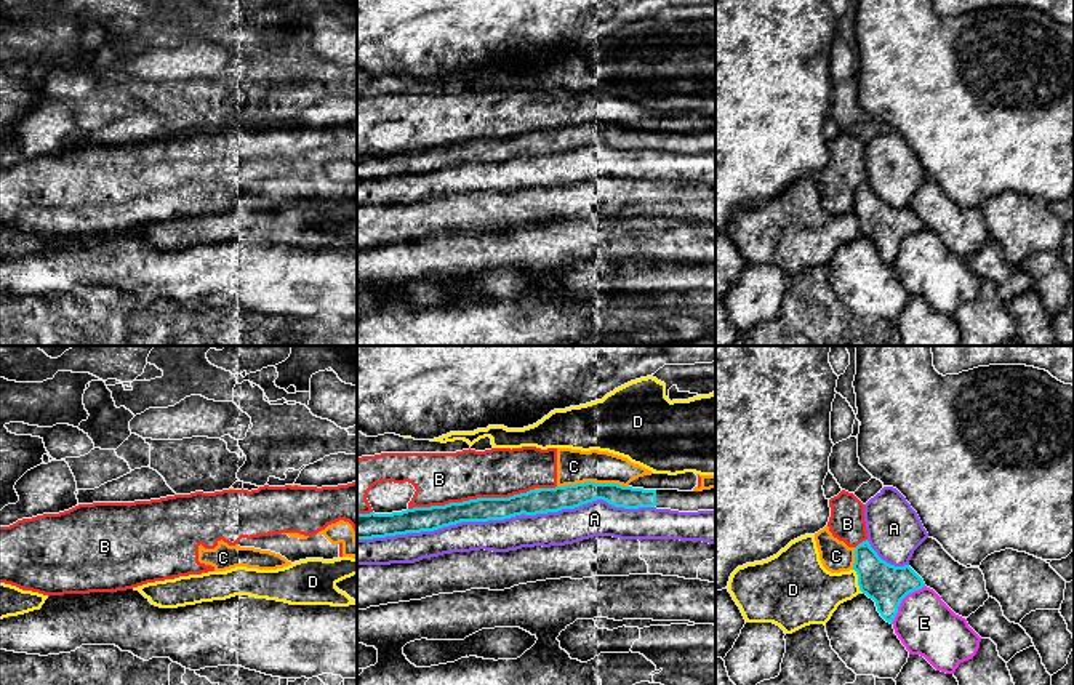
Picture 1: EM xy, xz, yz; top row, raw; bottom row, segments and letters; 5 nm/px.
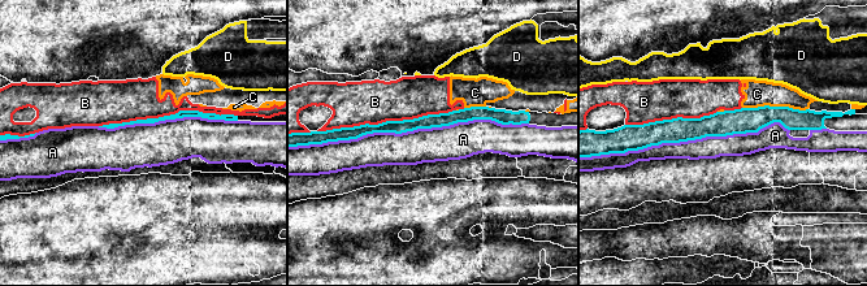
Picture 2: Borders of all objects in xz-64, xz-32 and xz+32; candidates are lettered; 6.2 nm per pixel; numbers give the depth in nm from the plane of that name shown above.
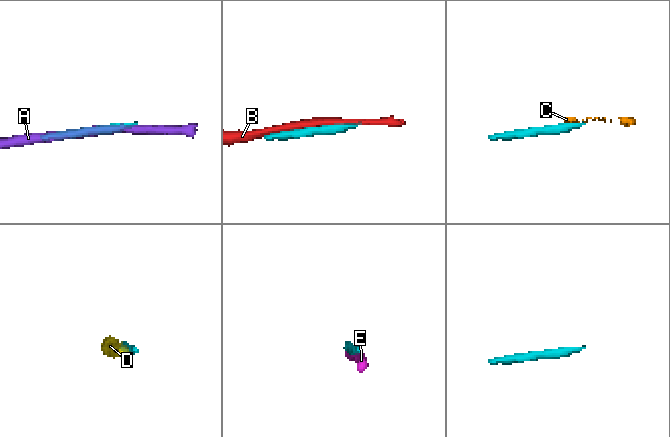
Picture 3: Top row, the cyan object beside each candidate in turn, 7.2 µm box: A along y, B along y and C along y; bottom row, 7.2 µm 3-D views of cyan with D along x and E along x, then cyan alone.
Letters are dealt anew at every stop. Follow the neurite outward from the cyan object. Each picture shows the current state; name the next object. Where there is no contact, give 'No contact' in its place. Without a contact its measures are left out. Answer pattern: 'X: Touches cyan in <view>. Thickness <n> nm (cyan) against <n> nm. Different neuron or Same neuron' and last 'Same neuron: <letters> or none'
A: Touches cyan in xz. Thickness 130 nm (cyan) against 170 nm. Different neuron
B: Touches cyan in xz. Thickness 130 nm (cyan) against 260 nm. Different neuron
C: Touches cyan in xz. Thickness 130 nm (cyan) against 180 nm. Different neuron
D: Touches cyan in yz. Thickness 200 nm (cyan) against 280 nm. Different neuron
E: Touches cyan in yz. Thickness 200 nm (cyan) against 300 nm. Different neuron
Same neuron: none

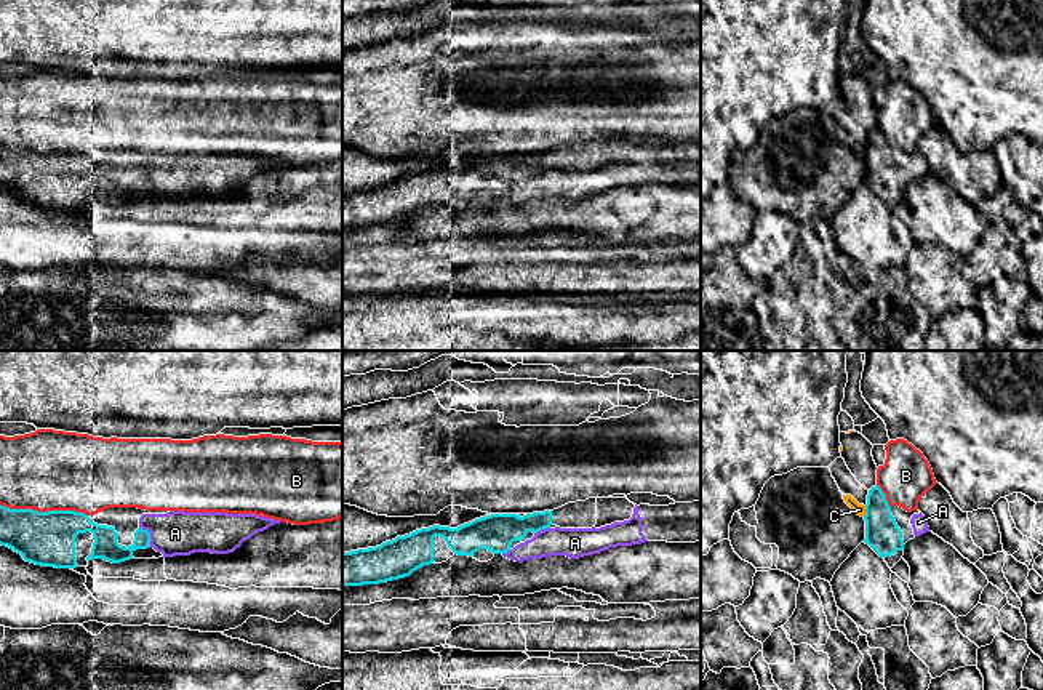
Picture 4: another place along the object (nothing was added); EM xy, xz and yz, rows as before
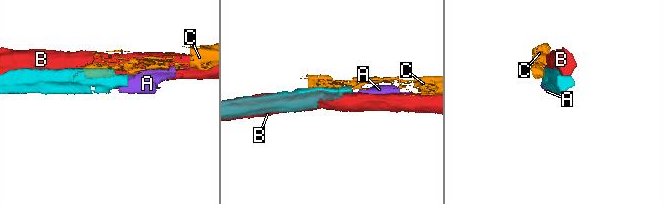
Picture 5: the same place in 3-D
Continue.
A: Touches cyan in xy. Thickness 130 nm (cyan) against 220 nm. Same neuron
B: Touches cyan in xy. Thickness 280 nm (cyan) against 400 nm. Different neuron
C: Touches cyan in yz. Thickness 180 nm (cyan) against 60 nm. Different neuron
Same neuron: A

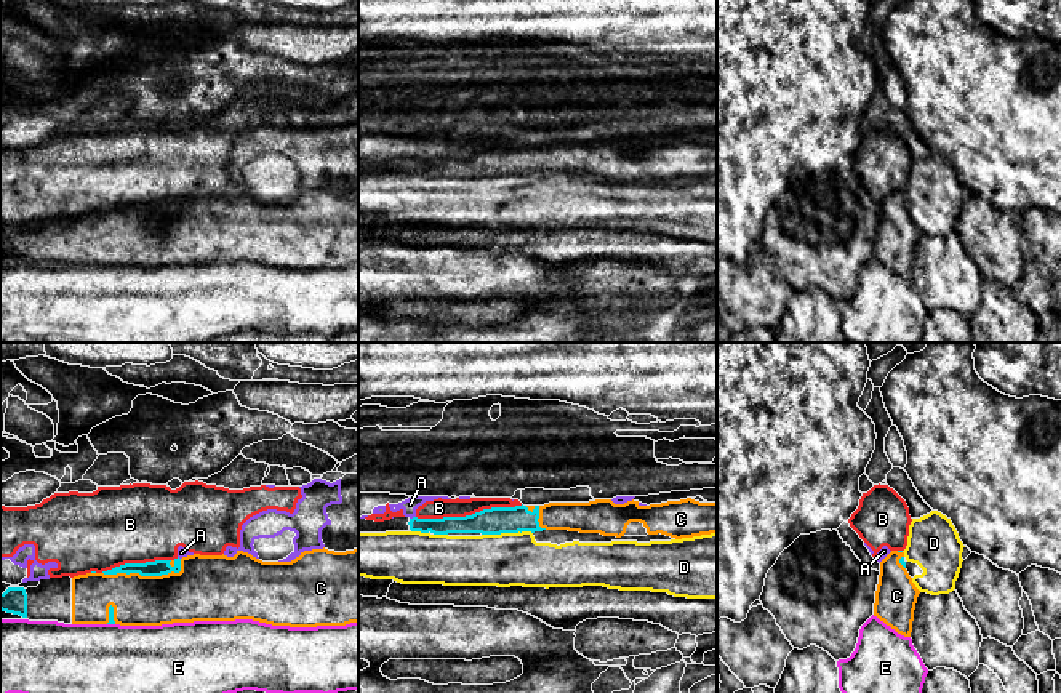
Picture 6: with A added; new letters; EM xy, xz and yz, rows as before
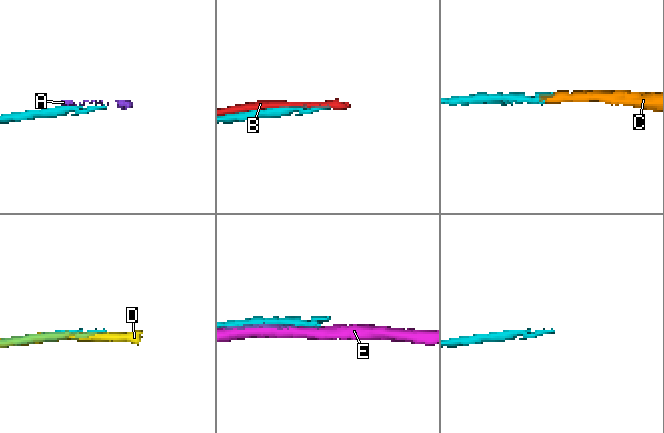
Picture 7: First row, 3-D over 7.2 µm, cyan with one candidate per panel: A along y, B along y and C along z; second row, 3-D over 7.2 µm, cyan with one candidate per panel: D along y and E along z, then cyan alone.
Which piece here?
A: Touches cyan in xz. Thickness 90 nm (cyan) against 70 nm. Different neuron
B: Touches cyan in xz. Thickness 140 nm (cyan) against 100 nm. Different neuron
C: Touches cyan in xy. Thickness 80 nm (cyan) against 260 nm. Same neuron
D: Touches cyan in xz. Thickness 140 nm (cyan) against 280 nm. Different neuron
E: Touches cyan in xy. Thickness 30 nm (cyan) against 480 nm. Different neuron
Same neuron: C

